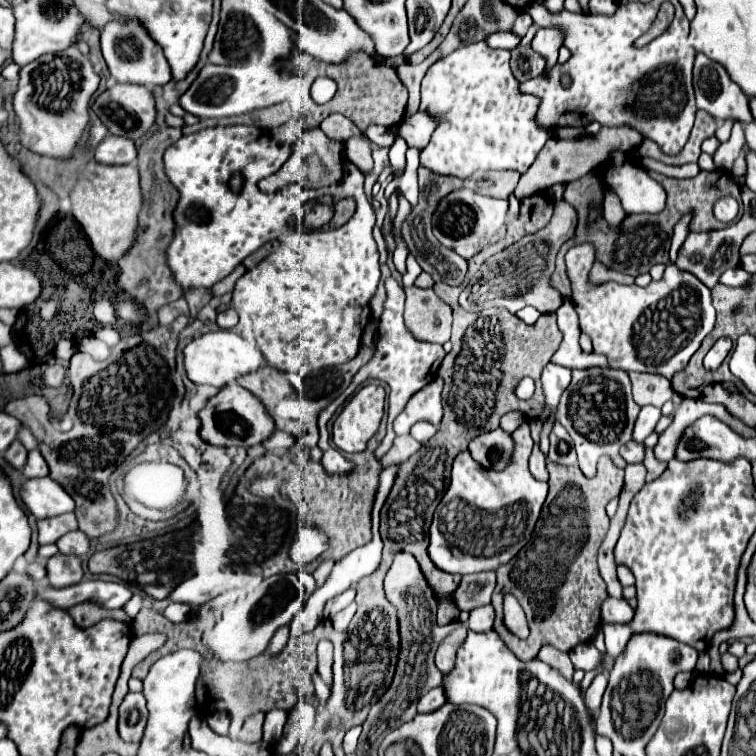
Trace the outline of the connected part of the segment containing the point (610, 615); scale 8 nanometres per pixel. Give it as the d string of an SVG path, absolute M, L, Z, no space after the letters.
M606 598L602 604L602 622L618 622L628 624L634 618L634 608L626 600Z

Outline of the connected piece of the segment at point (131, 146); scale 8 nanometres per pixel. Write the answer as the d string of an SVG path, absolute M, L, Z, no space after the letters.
M106 136L94 152L102 164L132 164L136 160L136 144L126 136Z

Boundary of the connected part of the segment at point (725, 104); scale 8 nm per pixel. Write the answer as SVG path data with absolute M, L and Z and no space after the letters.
M696 54L694 62L694 90L700 110L722 120L752 122L748 96L730 80L724 66L704 54Z

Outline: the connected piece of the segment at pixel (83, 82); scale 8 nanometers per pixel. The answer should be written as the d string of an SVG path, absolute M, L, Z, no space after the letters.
M70 46L56 54L44 54L20 68L20 84L14 94L14 112L20 120L20 142L28 150L44 156L72 156L86 124L90 98L100 84L90 60Z

